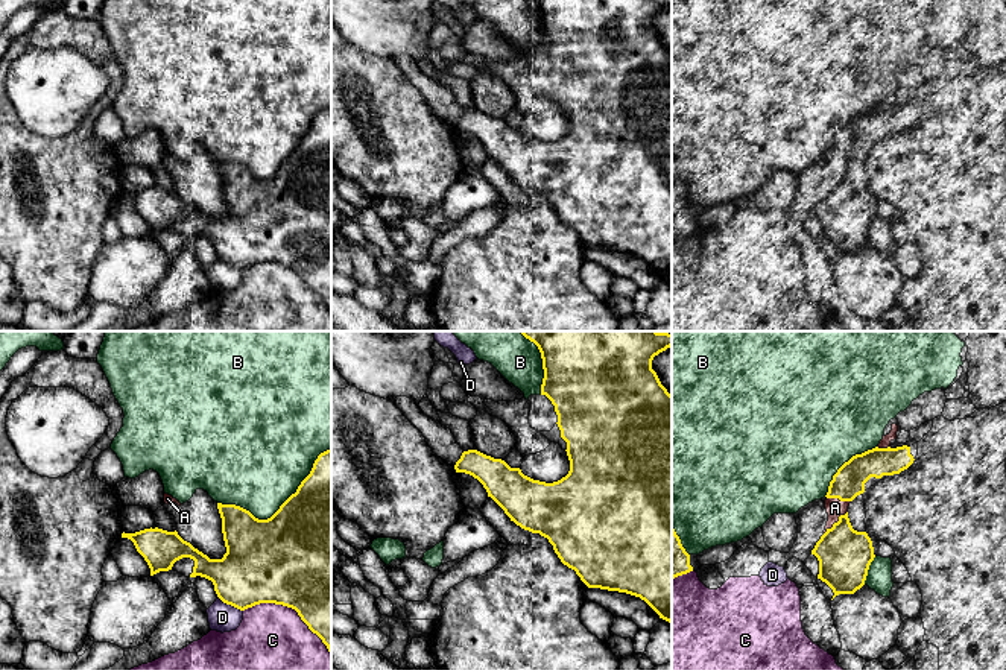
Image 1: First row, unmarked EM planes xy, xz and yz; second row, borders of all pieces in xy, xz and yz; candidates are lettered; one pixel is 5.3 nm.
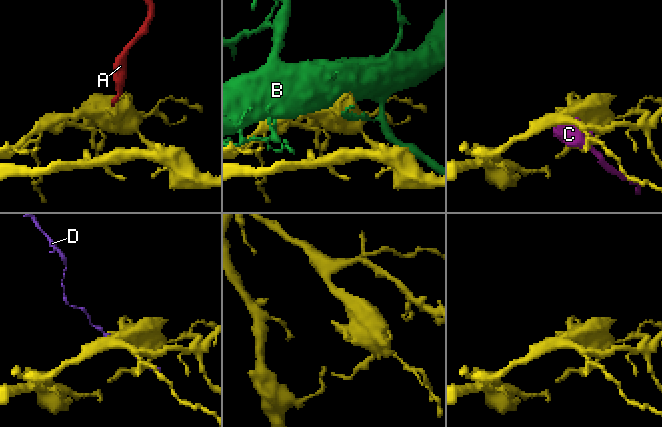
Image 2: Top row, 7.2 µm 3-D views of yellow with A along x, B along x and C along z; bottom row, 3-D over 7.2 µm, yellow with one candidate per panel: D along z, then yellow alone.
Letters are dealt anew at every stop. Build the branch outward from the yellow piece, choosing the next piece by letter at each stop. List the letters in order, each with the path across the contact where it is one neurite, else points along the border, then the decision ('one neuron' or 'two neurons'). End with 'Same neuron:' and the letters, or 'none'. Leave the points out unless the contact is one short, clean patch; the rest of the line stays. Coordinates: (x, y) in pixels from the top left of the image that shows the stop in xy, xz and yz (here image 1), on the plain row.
A: two neurons
B: two neurons
C: two neurons
D: two neurons
Same neuron: none

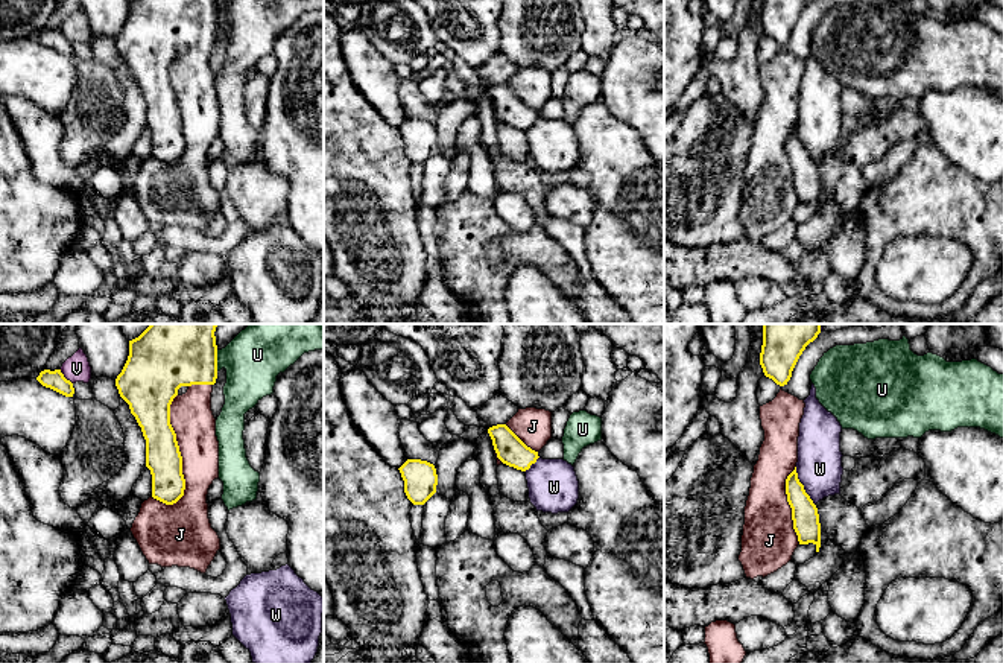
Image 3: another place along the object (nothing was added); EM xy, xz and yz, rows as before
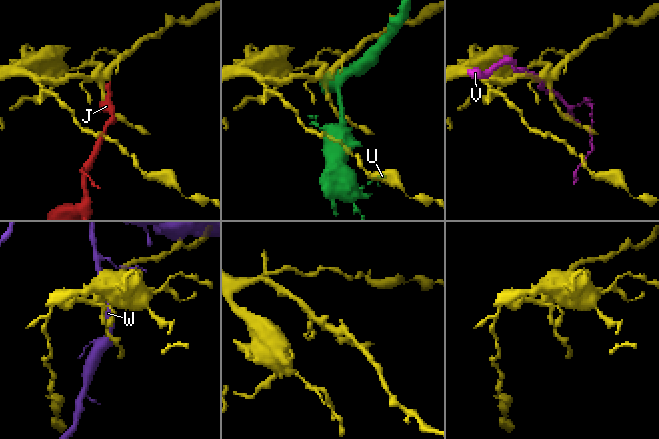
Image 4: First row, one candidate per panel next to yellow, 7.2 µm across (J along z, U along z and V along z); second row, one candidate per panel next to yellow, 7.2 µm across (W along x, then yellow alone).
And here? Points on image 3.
J: one neuron
U: border xy (216, 9), (218, 29); two neurons
V: two neurons
W: two neurons
Same neuron: J

